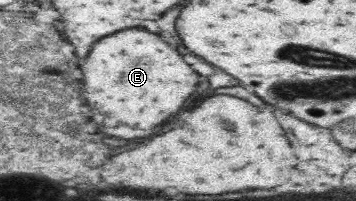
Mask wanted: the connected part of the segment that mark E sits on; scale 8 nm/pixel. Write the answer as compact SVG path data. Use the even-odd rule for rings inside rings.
M128 28L102 38L94 46L106 48L94 48L88 60L80 64L84 76L82 96L86 96L86 104L94 108L98 128L108 136L146 138L150 134L162 134L162 124L178 114L186 100L196 92L200 76L156 34ZM104 62L108 62L108 66ZM106 120L114 120L114 124L108 124Z

